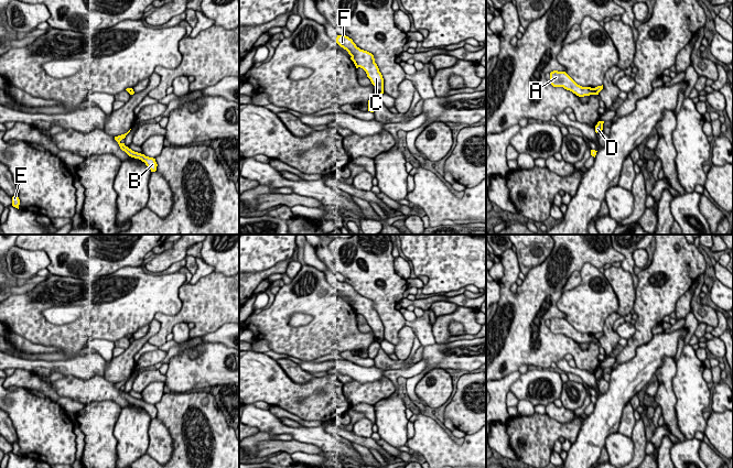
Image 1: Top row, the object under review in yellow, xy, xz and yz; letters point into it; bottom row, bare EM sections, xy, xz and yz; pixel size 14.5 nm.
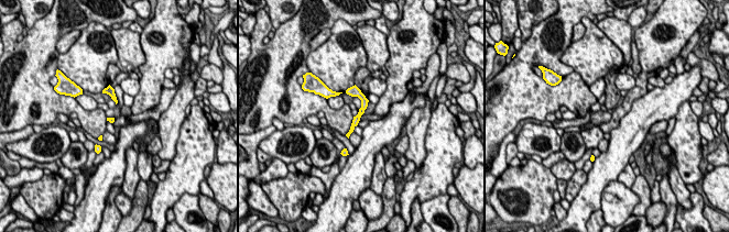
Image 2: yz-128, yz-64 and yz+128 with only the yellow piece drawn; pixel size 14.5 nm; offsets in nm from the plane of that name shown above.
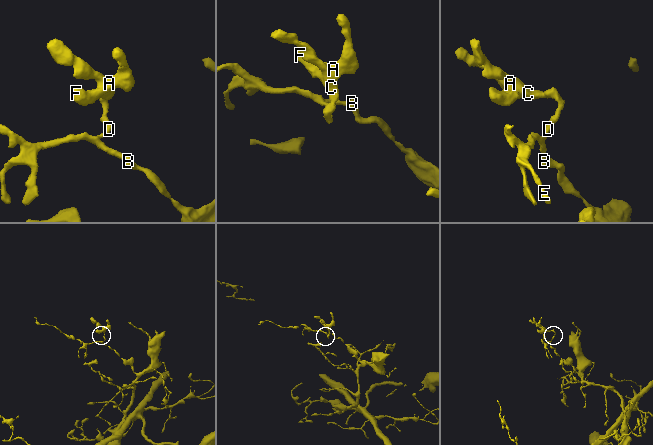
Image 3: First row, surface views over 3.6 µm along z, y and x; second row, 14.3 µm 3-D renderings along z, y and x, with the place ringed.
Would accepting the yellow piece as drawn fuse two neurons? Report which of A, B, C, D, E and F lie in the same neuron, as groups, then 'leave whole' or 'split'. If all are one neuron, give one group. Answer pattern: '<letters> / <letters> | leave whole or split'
A C F / B D E | split

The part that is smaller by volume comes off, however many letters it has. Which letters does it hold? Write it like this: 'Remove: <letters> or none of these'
Remove: A, C, F

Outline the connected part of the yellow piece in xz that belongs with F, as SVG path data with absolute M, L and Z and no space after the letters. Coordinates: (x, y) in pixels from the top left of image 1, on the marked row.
M337 35L336 43L348 52L356 68L360 67L366 72L367 77L375 86L376 95L380 97L384 94L384 78L375 63L374 55L357 47L353 40L346 35Z

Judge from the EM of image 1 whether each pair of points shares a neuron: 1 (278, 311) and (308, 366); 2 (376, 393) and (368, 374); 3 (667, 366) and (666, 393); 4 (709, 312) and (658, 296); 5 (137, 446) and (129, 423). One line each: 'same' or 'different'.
1: different
2: different
3: same
4: different
5: same

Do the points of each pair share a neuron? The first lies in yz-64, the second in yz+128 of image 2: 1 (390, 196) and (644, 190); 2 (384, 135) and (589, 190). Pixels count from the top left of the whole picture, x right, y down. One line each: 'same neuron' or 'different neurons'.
1: same neuron
2: same neuron

